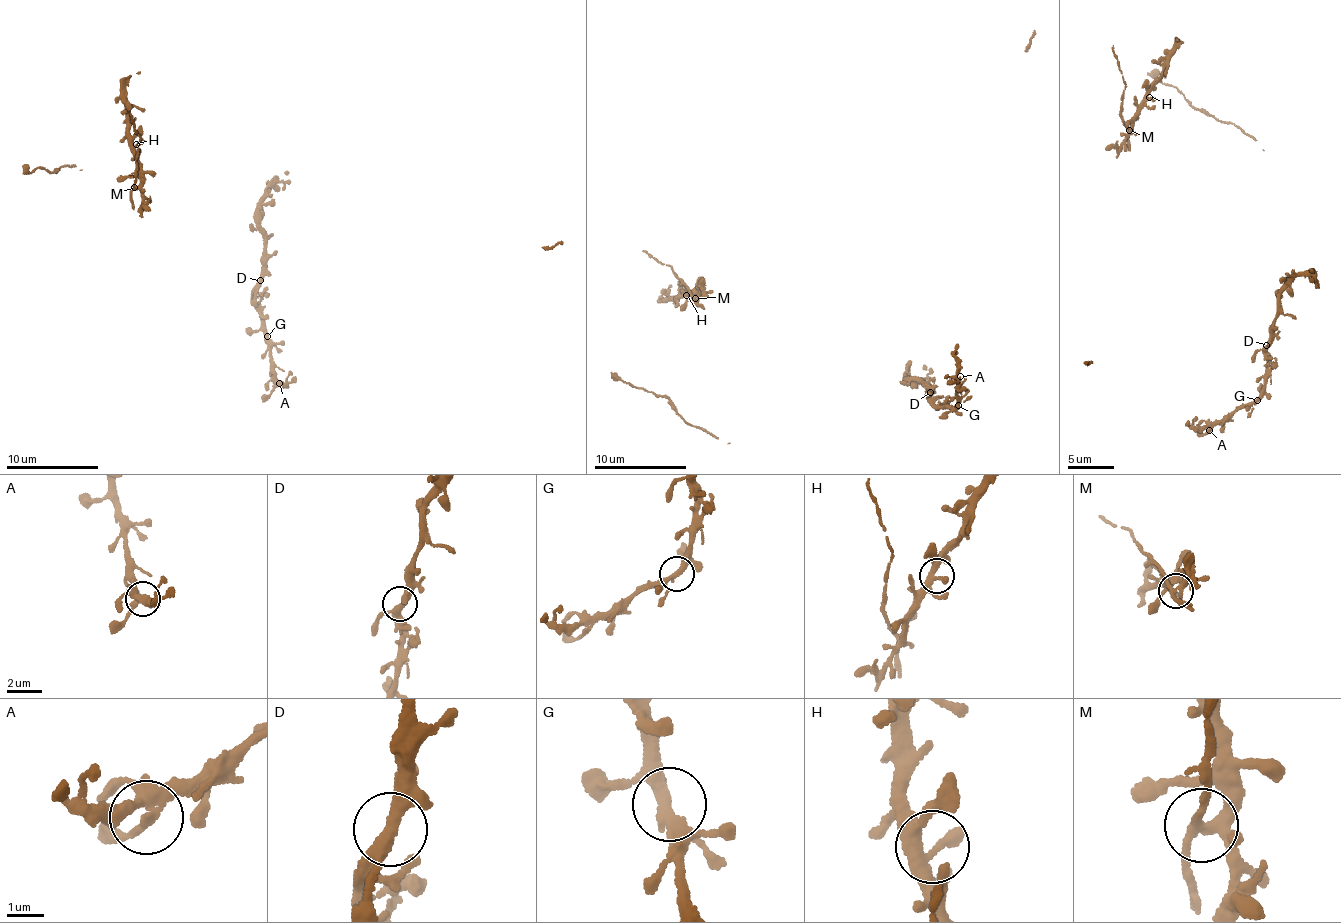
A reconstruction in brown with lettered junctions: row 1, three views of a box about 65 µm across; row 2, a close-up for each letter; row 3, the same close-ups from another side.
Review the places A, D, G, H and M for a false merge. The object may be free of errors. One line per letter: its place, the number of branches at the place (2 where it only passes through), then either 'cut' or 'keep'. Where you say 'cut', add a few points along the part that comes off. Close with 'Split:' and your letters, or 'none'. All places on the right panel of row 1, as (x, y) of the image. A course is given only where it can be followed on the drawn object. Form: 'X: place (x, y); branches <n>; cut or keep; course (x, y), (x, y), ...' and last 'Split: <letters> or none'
A: place (1209, 430); branches 4; keep
D: place (1266, 345); branches 3; keep
G: place (1257, 400); branches 5; keep
H: place (1149, 97); branches 4; keep
M: place (1129, 130); branches 5; cut; course (1130, 131), (1121, 114), (1125, 80), (1113, 45)
Split: M

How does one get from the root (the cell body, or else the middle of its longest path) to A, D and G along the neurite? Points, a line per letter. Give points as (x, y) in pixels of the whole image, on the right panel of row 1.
A: (1265, 373), (1264, 389), (1256, 399), (1209, 430)
D: (1265, 373), (1268, 361), (1266, 345)
G: (1265, 373), (1264, 389), (1257, 400)

